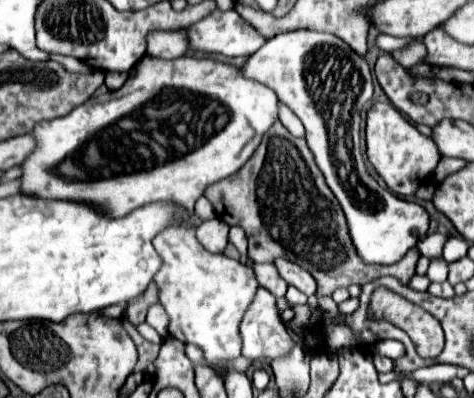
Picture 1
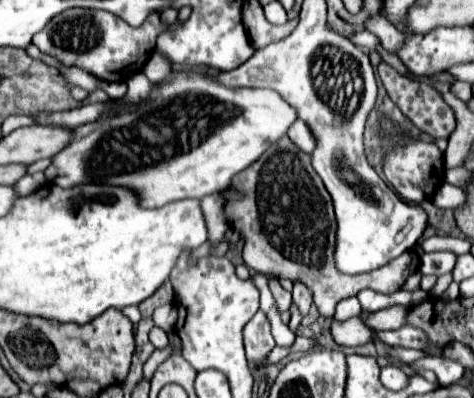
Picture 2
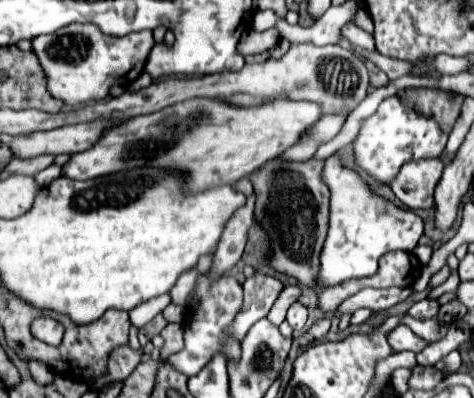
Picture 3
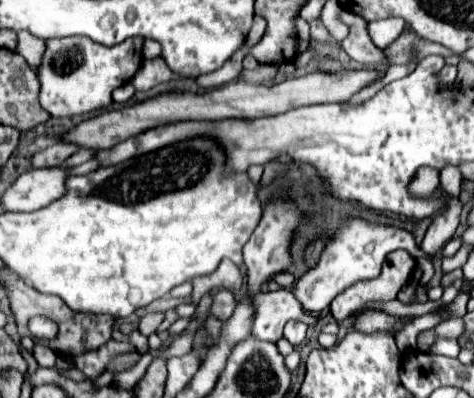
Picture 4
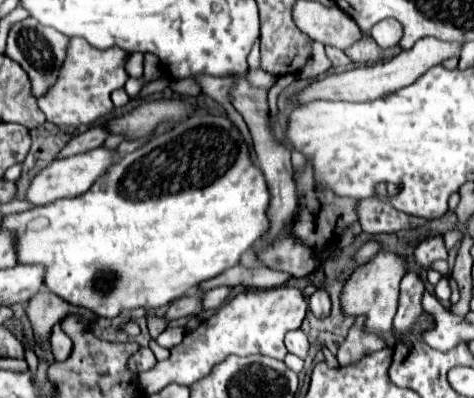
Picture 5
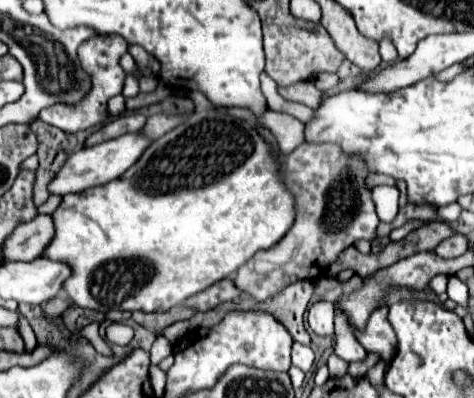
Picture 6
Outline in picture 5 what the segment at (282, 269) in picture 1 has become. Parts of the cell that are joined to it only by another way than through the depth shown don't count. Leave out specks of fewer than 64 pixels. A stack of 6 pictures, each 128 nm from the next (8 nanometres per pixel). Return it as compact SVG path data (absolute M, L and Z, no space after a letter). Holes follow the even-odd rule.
M294 330L294 332L288 332L286 334L286 348L288 352L296 354L298 358L306 358L308 356L308 350L310 350L310 344L308 344L308 336L304 330Z

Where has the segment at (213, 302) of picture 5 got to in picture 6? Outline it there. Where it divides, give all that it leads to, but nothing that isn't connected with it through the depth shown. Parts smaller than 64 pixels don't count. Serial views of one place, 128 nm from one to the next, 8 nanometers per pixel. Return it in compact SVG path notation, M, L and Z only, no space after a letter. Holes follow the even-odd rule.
M300 144L290 156L286 156L286 186L296 196L296 220L288 234L278 244L274 244L274 248L256 252L246 264L238 268L234 278L236 288L246 290L256 302L266 302L298 280L316 280L318 276L324 276L338 254L354 246L358 240L372 242L376 238L380 220L376 216L372 190L366 186L366 178L370 174L372 170L360 156L344 154L338 144Z

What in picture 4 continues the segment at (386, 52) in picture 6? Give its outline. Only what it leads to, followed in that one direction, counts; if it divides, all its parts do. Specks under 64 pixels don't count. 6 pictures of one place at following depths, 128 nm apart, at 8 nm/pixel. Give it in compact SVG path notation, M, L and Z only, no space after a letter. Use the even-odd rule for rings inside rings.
M386 18L386 20L376 20L376 22L368 22L368 32L372 42L378 48L388 48L388 44L392 44L404 28L404 20L400 18Z

